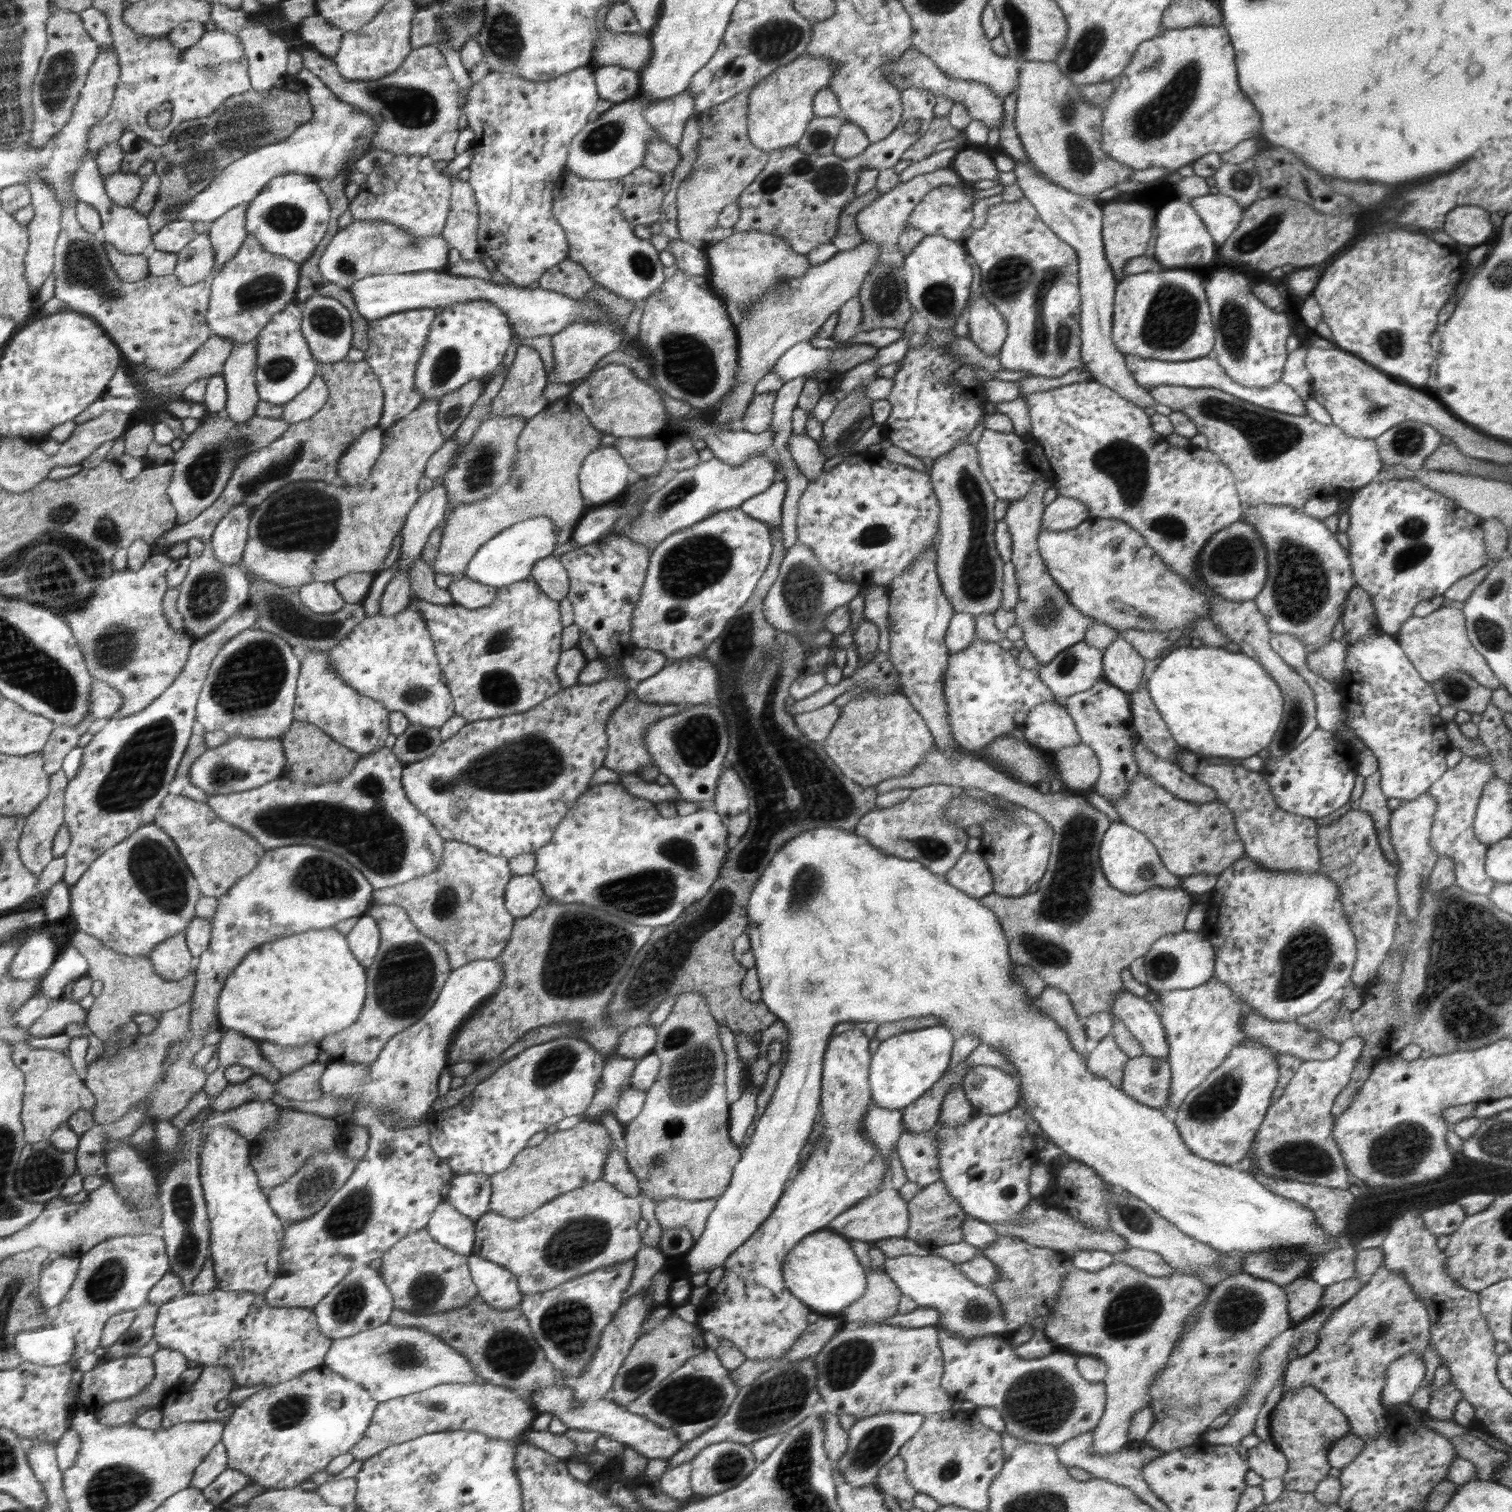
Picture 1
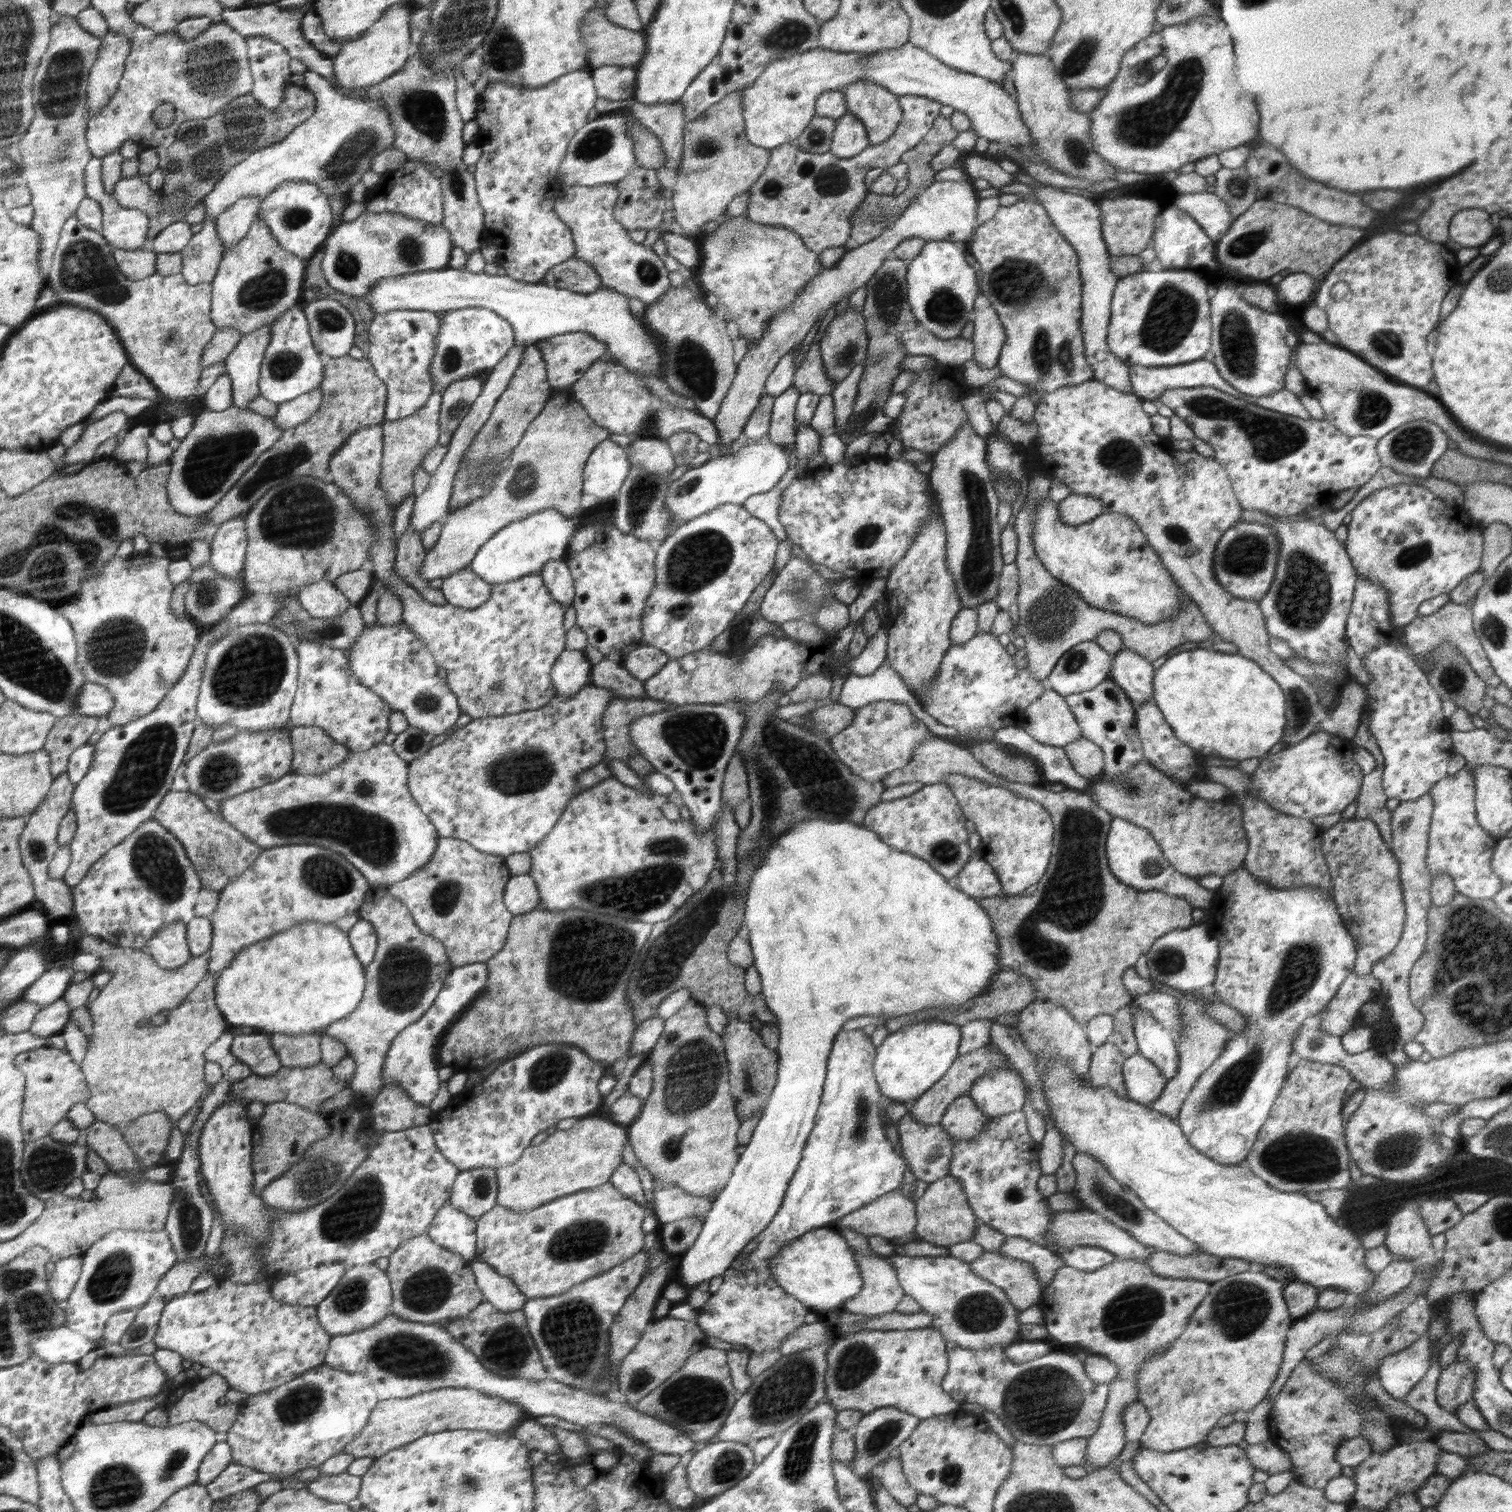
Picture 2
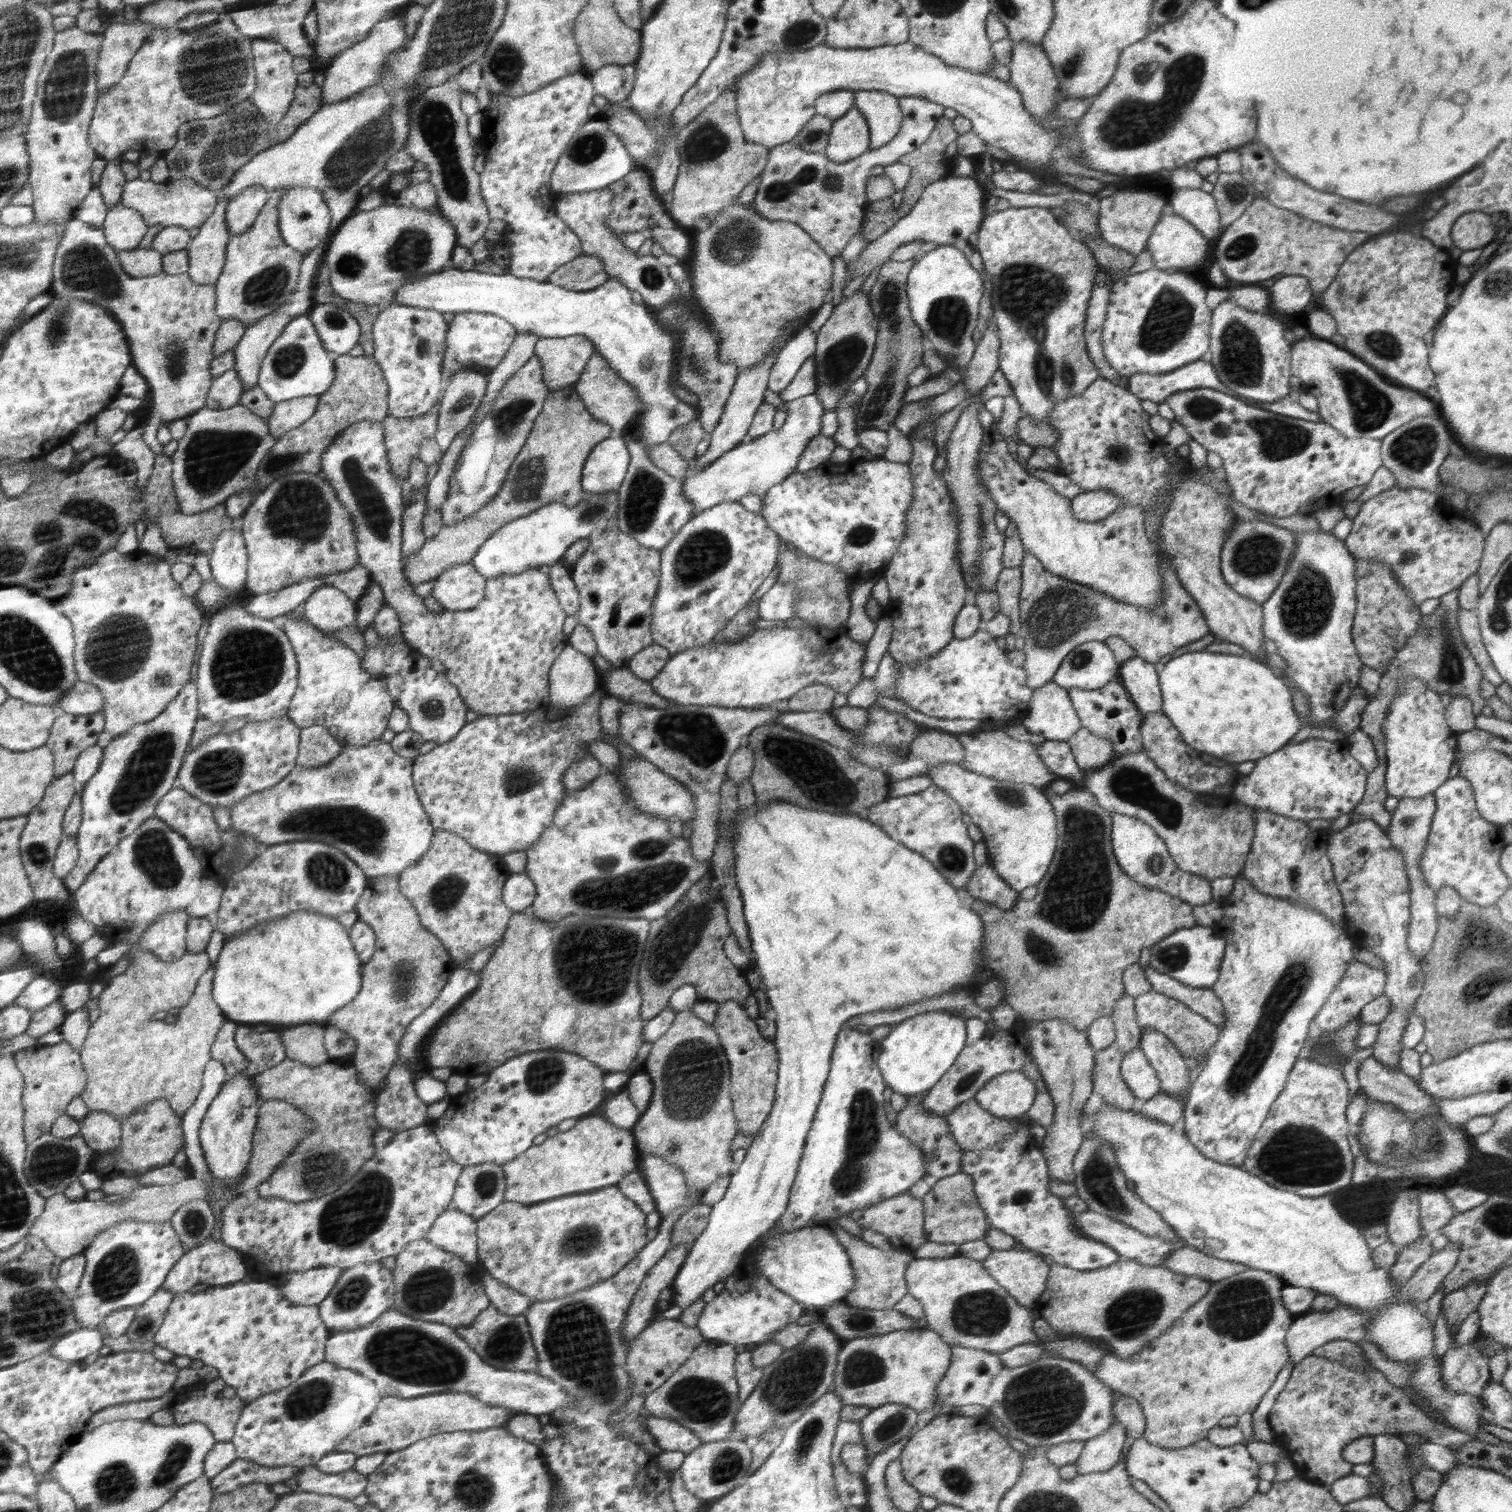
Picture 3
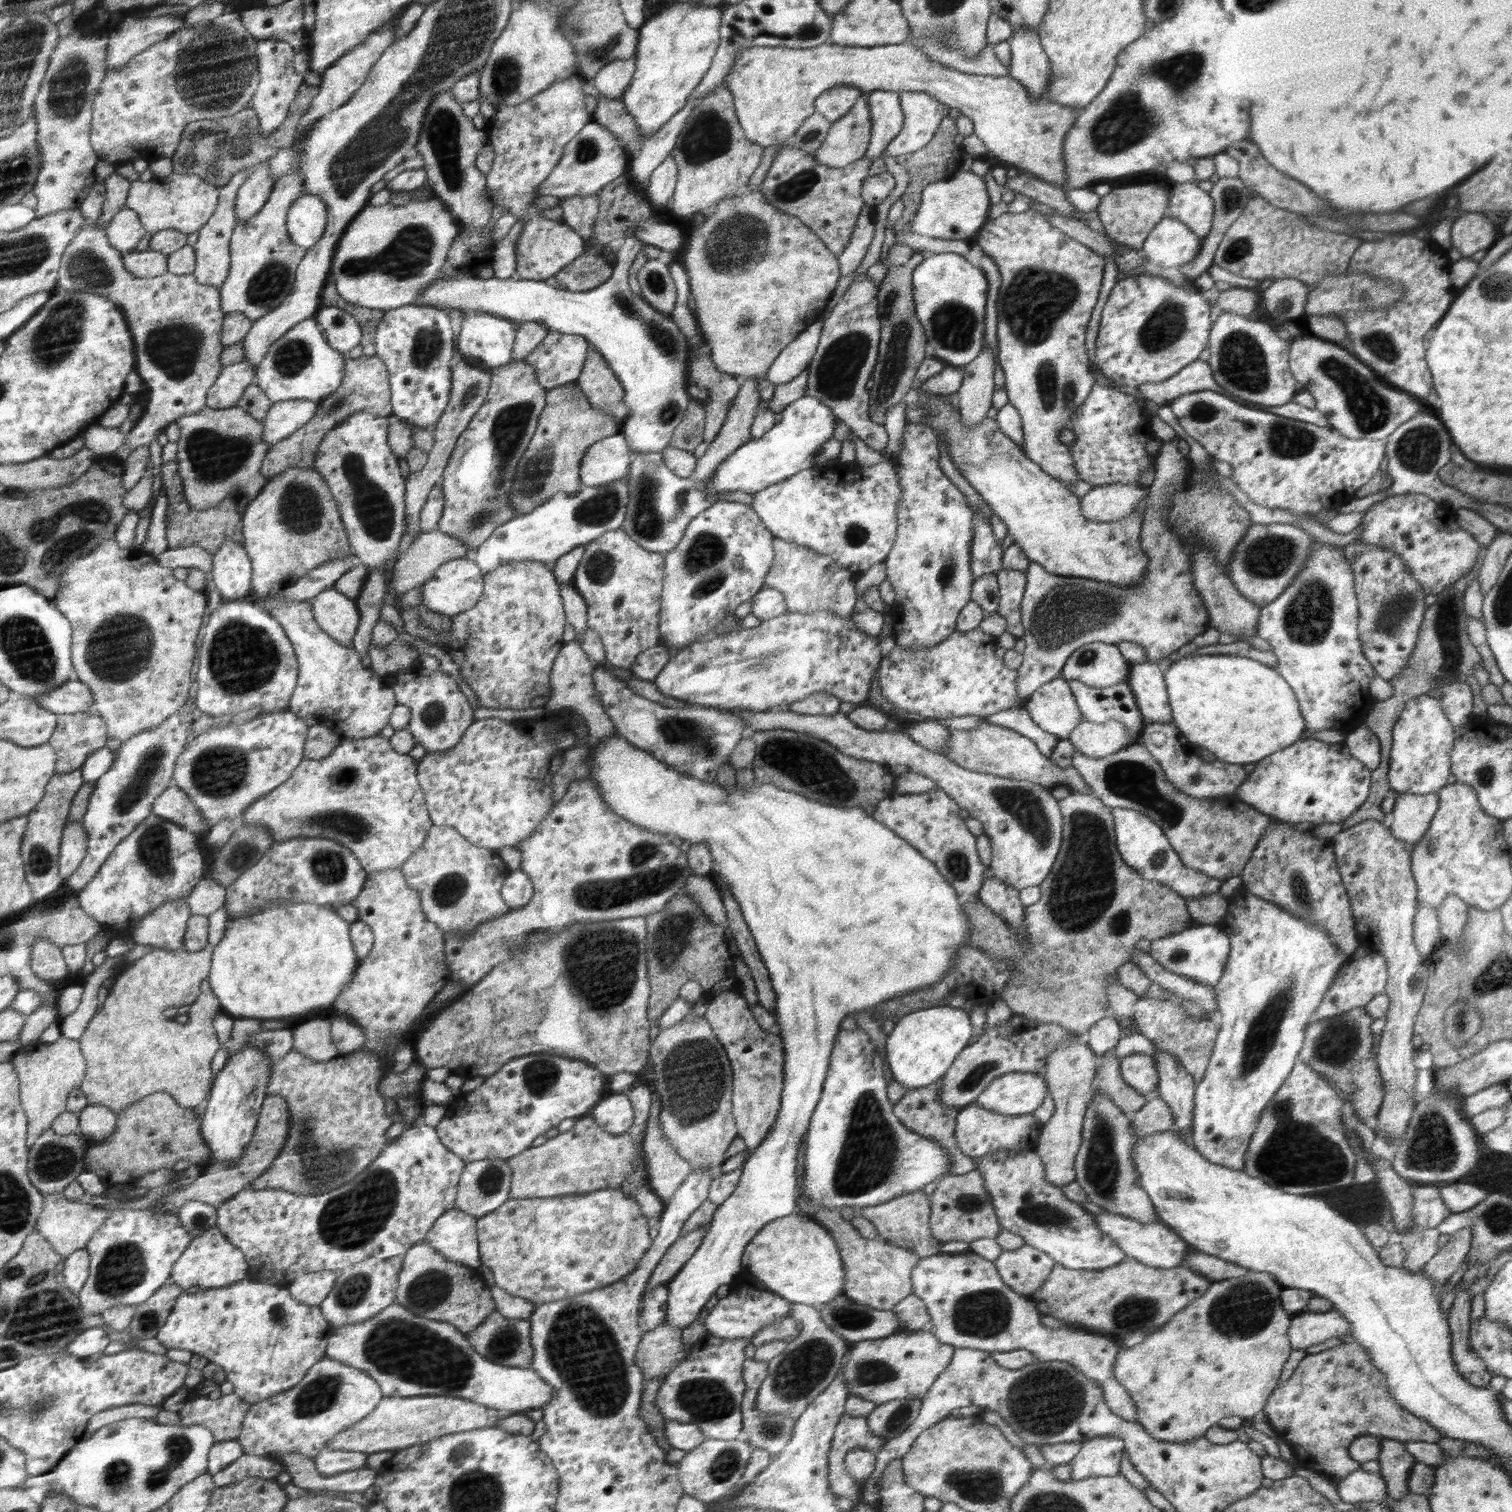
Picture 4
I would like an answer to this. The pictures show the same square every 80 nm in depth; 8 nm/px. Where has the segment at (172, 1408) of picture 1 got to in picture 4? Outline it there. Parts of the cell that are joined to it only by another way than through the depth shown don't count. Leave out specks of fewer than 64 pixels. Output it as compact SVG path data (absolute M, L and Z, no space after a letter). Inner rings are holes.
M203 1392L190 1398L177 1413L182 1426L202 1424L219 1443L237 1438L251 1406L236 1393L212 1400Z

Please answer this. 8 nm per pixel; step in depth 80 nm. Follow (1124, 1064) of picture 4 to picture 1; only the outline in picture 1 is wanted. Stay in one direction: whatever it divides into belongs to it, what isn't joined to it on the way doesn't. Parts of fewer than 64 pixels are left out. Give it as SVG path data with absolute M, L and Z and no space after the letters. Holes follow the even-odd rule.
M1151 1056L1129 1058L1123 1068L1121 1089L1134 1100L1161 1109L1170 1092L1171 1068L1166 1059Z

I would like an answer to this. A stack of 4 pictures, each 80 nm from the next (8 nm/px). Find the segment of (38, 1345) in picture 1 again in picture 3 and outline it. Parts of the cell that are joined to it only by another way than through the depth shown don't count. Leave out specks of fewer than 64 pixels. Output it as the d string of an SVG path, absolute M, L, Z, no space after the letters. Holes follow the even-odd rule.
M78 1328L58 1339L58 1344L54 1344L49 1352L62 1361L82 1362L87 1356L103 1348L105 1335L100 1328Z

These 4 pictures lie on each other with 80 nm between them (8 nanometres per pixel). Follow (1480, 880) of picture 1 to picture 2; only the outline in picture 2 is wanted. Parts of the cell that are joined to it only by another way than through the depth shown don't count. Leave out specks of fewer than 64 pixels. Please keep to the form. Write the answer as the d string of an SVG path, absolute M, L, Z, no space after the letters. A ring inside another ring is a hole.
M1468 766L1452 776L1442 777L1430 790L1434 810L1429 826L1426 866L1432 879L1440 874L1452 877L1458 893L1474 900L1491 899L1505 884L1490 867L1494 847L1500 838L1490 836L1477 823L1476 783Z

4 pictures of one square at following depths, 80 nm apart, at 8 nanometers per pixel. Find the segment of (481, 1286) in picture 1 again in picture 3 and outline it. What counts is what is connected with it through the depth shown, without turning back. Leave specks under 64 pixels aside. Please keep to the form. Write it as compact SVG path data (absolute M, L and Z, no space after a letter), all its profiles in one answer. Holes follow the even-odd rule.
M480 1264L478 1268L482 1272L482 1285L491 1304L507 1315L524 1315L529 1309L531 1298L512 1288L506 1288L502 1282L492 1278Z

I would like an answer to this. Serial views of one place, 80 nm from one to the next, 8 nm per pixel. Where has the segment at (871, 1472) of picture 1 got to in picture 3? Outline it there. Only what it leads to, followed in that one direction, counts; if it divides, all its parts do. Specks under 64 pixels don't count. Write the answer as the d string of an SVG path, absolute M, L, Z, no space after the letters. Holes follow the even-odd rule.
M886 1403L871 1409L862 1420L862 1433L870 1460L905 1438L917 1423L917 1412L909 1406Z

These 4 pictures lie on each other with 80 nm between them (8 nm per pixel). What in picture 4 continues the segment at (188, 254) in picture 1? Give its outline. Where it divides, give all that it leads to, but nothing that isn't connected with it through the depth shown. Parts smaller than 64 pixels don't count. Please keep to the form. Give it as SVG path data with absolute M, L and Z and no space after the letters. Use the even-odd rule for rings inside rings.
M243 168L233 176L228 184L220 188L220 202L217 204L212 218L198 231L198 240L193 245L194 251L196 252L196 268L193 276L197 278L198 284L211 285L219 288L224 284L224 280L228 278L231 262L229 244L233 230L238 223L236 217L237 192L248 178L248 169Z

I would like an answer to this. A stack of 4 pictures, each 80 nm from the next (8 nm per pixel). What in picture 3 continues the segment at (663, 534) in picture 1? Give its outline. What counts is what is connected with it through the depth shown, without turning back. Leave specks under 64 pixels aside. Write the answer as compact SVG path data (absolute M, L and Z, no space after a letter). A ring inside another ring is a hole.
M766 389L764 401L772 404L776 411L783 410L788 413L783 427L778 430L771 430L756 440L747 443L740 442L736 448L733 448L726 455L722 455L712 466L708 466L702 471L696 471L689 477L686 476L682 481L682 492L683 496L695 506L695 512L708 510L724 501L739 502L740 498L746 496L746 494L763 495L769 488L776 486L776 484L794 474L792 472L798 464L804 447L812 440L813 436L820 434L820 420L824 412L824 404L822 404L820 398L814 396L814 393L800 399L784 402L780 395Z

